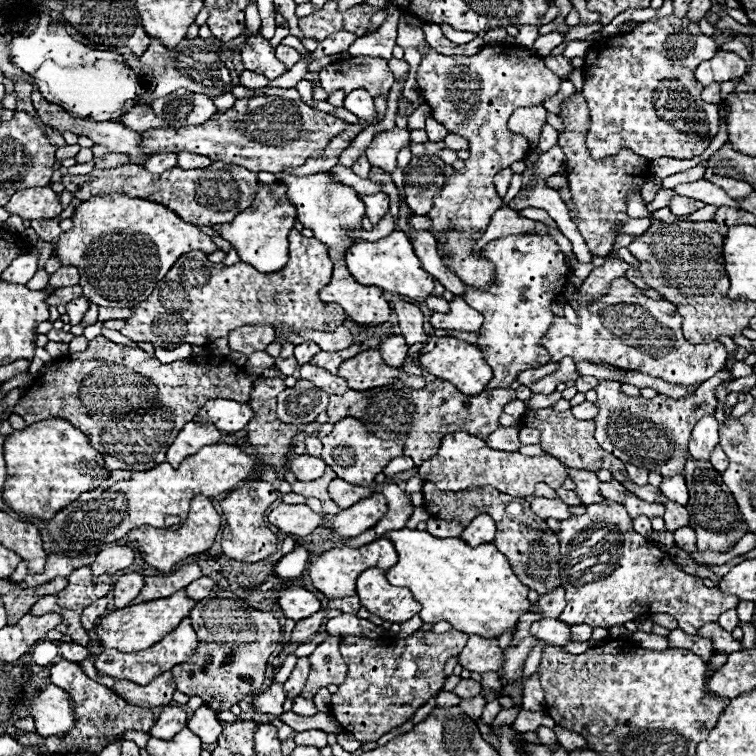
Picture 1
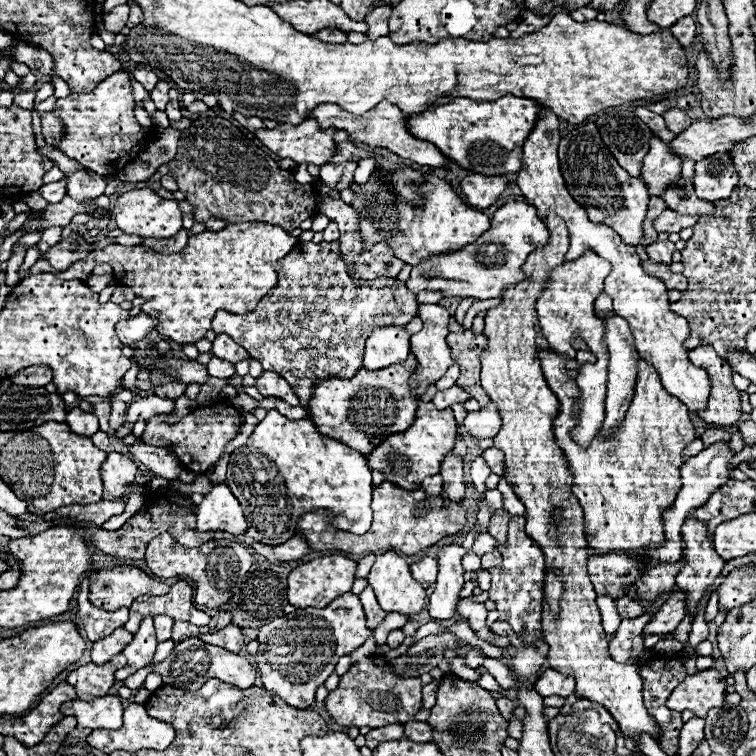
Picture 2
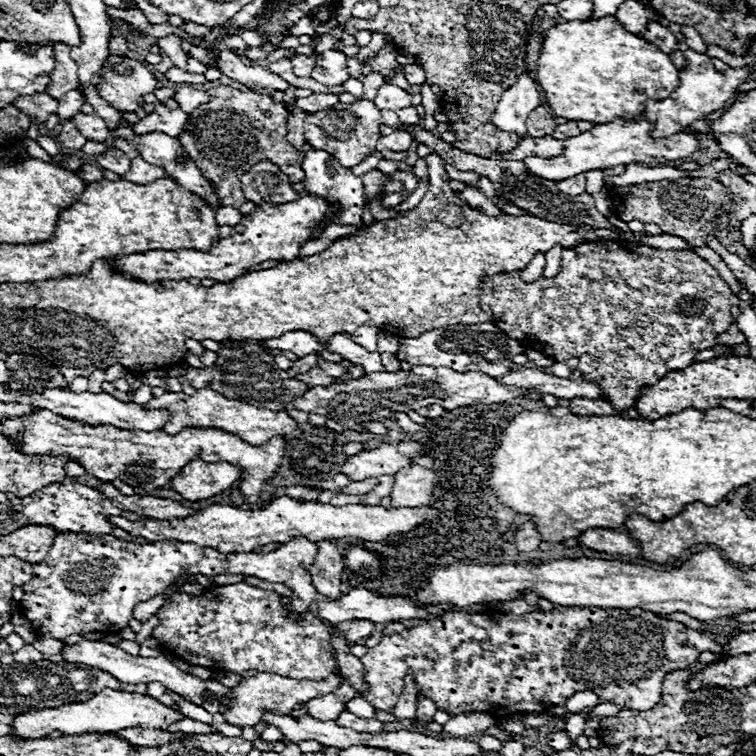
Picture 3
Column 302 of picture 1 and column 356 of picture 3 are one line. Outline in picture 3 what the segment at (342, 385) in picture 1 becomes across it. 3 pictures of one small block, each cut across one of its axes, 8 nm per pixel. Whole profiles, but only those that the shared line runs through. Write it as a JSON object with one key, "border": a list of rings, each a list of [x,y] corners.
{"border":[[[352,364],[334,384],[342,384],[342,382],[346,382],[346,380],[352,380],[352,378],[362,378],[362,376],[366,376],[366,370],[362,368],[362,366],[356,366],[356,364]]]}

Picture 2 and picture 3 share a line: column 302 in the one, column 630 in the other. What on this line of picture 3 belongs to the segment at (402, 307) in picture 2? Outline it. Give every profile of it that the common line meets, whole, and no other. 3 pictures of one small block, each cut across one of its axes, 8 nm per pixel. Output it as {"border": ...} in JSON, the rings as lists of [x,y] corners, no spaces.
{"border":[[[598,240],[598,242],[588,242],[588,244],[580,244],[578,248],[564,248],[562,250],[562,260],[560,260],[560,272],[554,278],[536,278],[534,282],[524,282],[520,278],[520,272],[502,272],[502,274],[494,274],[488,276],[480,282],[480,308],[482,310],[490,310],[492,314],[496,314],[496,318],[492,320],[500,330],[504,330],[510,338],[518,340],[526,350],[538,350],[548,358],[554,358],[560,364],[566,364],[572,372],[580,372],[584,378],[584,382],[596,382],[602,390],[602,400],[610,402],[614,410],[626,410],[630,406],[634,406],[634,400],[640,396],[640,388],[644,384],[654,384],[658,382],[664,374],[674,372],[674,370],[684,370],[690,364],[694,364],[694,356],[702,350],[710,350],[716,346],[716,338],[726,332],[732,324],[736,324],[738,320],[738,304],[740,298],[730,290],[730,286],[718,276],[716,268],[712,264],[708,264],[704,258],[700,258],[698,254],[690,252],[690,250],[658,250],[658,248],[648,248],[648,246],[640,246],[628,240]]]}

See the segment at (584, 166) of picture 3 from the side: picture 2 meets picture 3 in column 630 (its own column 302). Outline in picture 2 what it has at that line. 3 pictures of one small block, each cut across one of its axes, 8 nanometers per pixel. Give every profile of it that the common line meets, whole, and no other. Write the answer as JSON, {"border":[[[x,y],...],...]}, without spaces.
{"border":[[[314,118],[304,120],[302,124],[278,124],[276,128],[262,128],[256,138],[270,148],[280,158],[290,158],[296,164],[326,164],[336,150],[332,140],[334,128],[322,130]]]}

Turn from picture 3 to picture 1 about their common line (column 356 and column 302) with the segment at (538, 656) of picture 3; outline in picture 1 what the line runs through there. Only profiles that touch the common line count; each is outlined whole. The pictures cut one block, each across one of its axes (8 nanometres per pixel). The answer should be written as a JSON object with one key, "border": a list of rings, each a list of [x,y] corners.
{"border":[[[330,636],[324,644],[320,644],[310,656],[310,676],[302,690],[302,696],[312,700],[314,694],[330,684],[342,684],[346,678],[346,664],[338,652],[340,638]]]}

